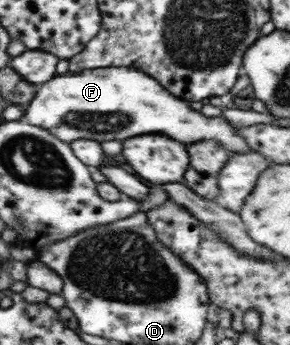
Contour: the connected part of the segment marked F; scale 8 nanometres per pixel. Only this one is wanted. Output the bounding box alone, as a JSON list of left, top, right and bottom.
[23,67,253,154]

